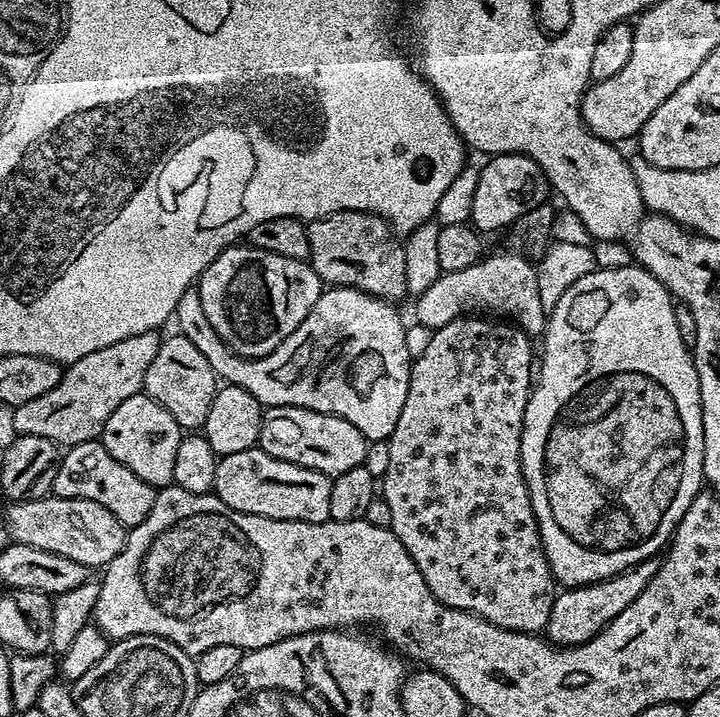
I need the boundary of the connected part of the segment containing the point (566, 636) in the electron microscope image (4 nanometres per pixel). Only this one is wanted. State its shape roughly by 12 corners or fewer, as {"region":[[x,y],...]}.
{"region":[[644,560],[609,580],[557,591],[546,629],[590,642],[658,574]]}

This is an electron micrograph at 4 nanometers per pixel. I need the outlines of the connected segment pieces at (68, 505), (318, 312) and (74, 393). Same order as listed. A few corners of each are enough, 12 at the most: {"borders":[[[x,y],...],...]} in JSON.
{"borders":[[[49,494],[7,506],[15,543],[89,570],[128,541],[93,500]],[[188,288],[179,335],[264,408],[391,436],[414,352],[395,303],[321,291],[270,354],[237,354]],[[159,331],[77,355],[11,413],[13,433],[99,440],[144,392]]]}

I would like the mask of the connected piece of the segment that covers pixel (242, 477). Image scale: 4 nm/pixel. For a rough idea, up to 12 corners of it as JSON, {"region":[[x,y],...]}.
{"region":[[257,446],[217,459],[242,514],[322,522],[331,476]]}

